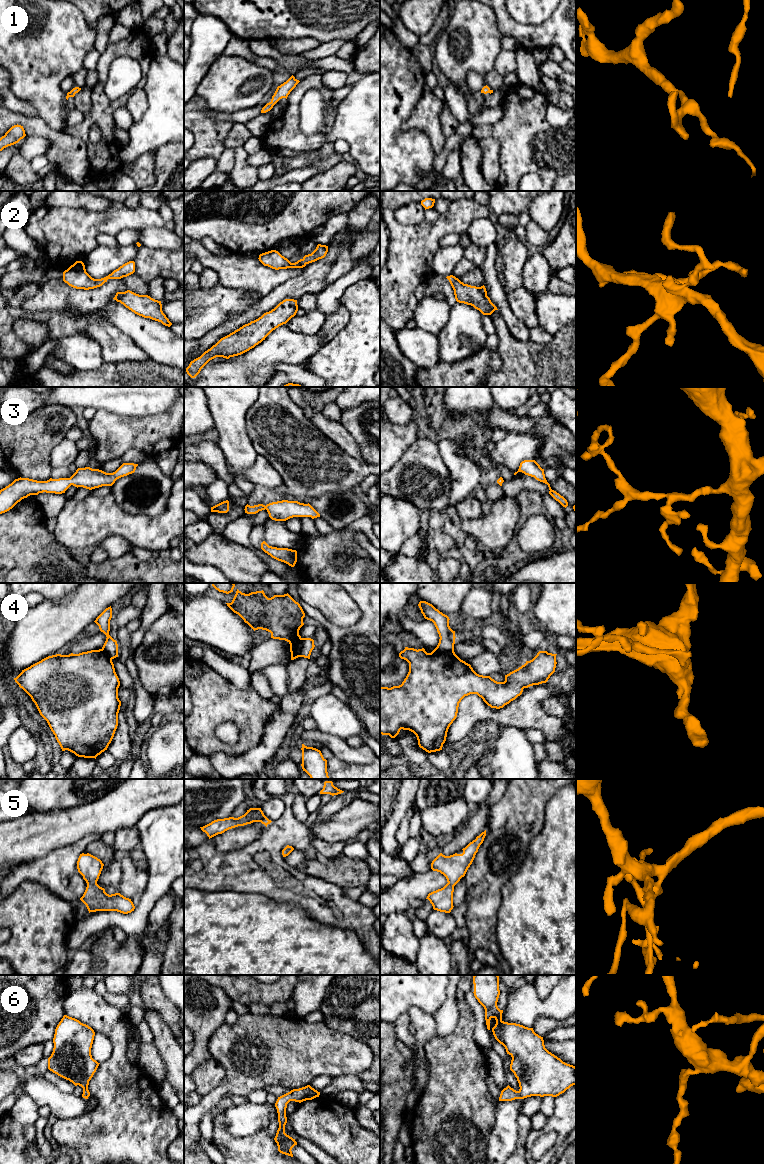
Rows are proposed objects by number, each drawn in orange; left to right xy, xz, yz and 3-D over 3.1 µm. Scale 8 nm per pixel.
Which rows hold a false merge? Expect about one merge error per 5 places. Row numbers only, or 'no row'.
4

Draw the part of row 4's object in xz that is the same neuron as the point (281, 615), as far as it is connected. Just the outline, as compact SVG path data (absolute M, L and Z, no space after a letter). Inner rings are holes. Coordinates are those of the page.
M237 589L232 602L226 604L254 631L258 629L266 630L271 633L271 638L287 641L290 644L291 660L300 657L298 646L302 638L299 635L299 630L304 625L305 613L300 604L288 593L268 598L263 590L245 594Z

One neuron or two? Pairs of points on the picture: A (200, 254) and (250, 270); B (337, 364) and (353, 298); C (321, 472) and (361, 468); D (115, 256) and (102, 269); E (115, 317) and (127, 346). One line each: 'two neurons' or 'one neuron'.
A: one neuron
B: one neuron
C: one neuron
D: one neuron
E: two neurons

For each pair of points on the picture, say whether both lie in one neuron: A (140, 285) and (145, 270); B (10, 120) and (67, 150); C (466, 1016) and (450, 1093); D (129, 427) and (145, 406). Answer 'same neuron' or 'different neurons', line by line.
A: different neurons
B: same neuron
C: same neuron
D: different neurons

